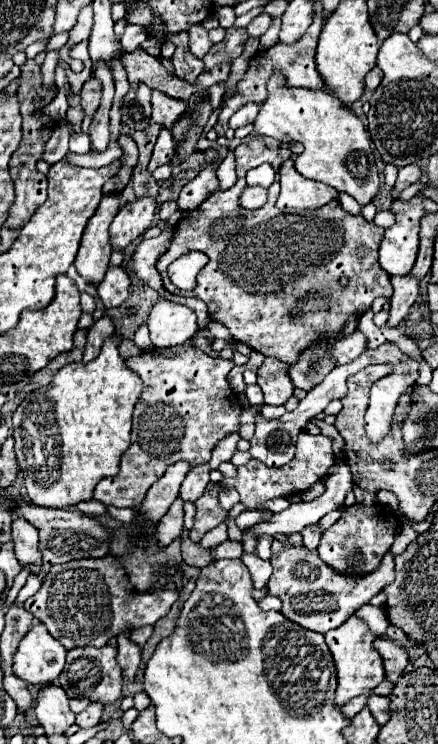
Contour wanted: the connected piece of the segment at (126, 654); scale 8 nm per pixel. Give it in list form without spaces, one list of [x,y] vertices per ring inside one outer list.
[[[122,632],[118,636],[118,664],[122,666],[124,674],[134,680],[136,672],[140,670],[140,646],[132,644],[128,632]]]

